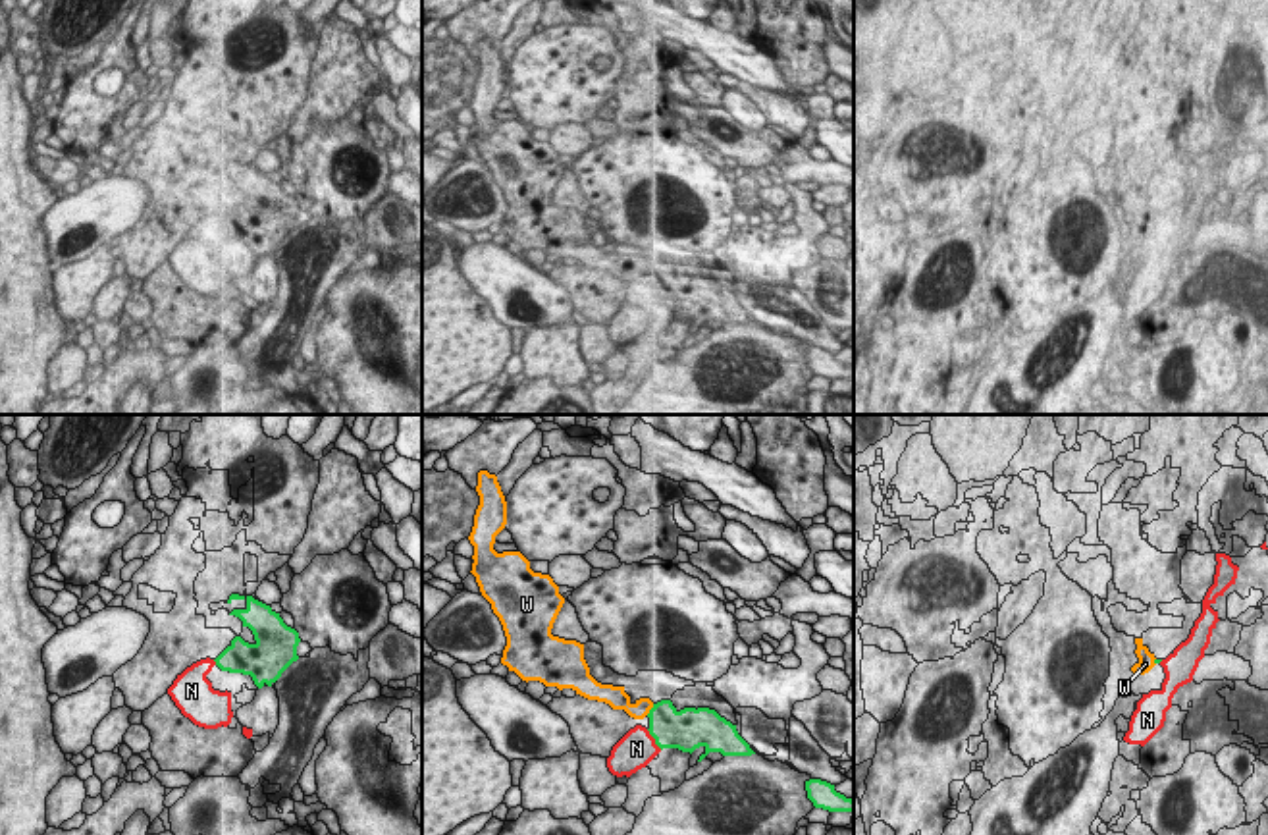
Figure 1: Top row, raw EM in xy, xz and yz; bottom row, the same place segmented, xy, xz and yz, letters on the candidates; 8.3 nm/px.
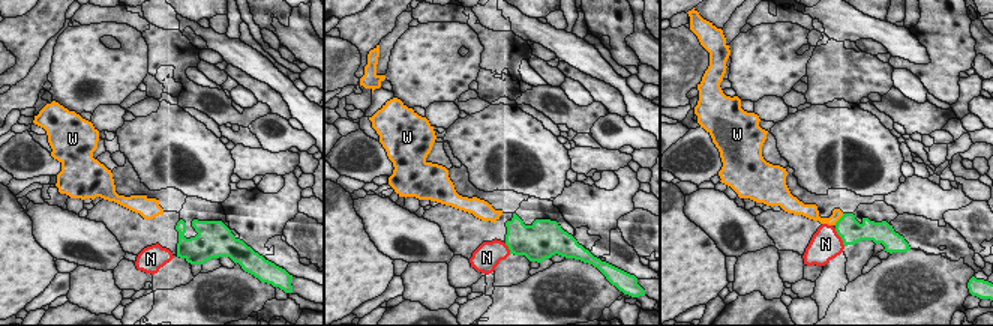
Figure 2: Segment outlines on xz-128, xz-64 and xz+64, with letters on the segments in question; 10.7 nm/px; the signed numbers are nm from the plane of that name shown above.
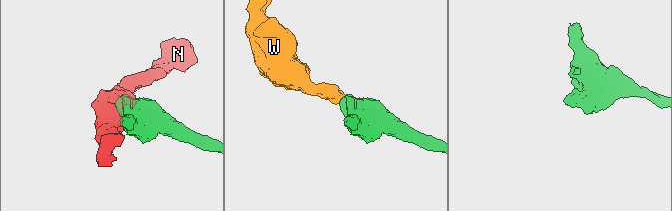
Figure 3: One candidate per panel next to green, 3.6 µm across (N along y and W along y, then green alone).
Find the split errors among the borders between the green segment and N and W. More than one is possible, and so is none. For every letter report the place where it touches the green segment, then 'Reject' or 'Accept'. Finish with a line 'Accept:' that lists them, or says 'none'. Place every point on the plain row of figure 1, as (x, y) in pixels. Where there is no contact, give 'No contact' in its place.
N: Touches green at xz (654, 305). Reject
W: Touches green at xz (650, 278). Accept
Accept: W.

